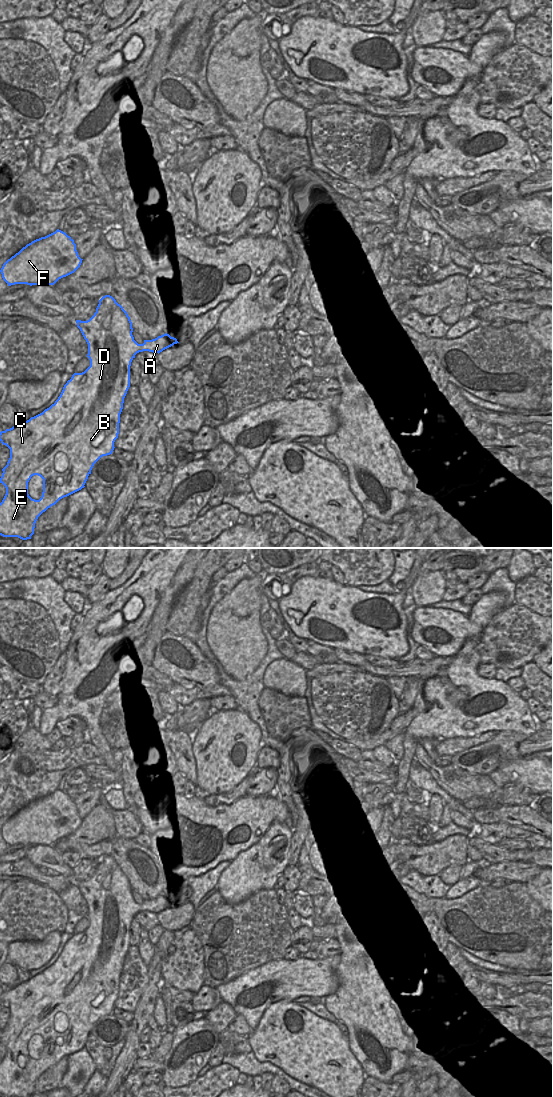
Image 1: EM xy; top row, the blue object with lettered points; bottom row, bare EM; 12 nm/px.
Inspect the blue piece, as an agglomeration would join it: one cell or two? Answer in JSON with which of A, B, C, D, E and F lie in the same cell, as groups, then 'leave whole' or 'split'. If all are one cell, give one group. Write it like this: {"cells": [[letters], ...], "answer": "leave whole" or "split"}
{"cells": [["A", "B", "C", "D", "E", "F"]], "answer": "leave whole"}

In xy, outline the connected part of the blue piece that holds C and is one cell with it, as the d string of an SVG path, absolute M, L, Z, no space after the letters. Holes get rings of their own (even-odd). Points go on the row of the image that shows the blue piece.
M105 295L99 300L96 312L89 320L76 320L76 323L88 344L87 357L90 360L90 366L84 372L72 375L64 385L58 399L49 408L23 423L0 432L1 443L10 449L10 458L2 469L0 478L0 483L6 488L6 494L0 503L0 535L3 537L31 539L35 523L43 512L60 499L85 487L94 464L101 457L112 454L115 448L114 442L119 434L120 414L130 387L130 366L135 355L143 351L159 354L179 343L176 338L165 333L155 339L144 340L143 344L138 344L132 335L130 317L110 295ZM34 475L43 479L43 492L39 500L32 499L28 494L28 482Z

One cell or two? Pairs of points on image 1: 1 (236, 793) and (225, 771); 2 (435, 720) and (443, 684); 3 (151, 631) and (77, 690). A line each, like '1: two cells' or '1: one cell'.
1: two cells
2: one cell
3: two cells

